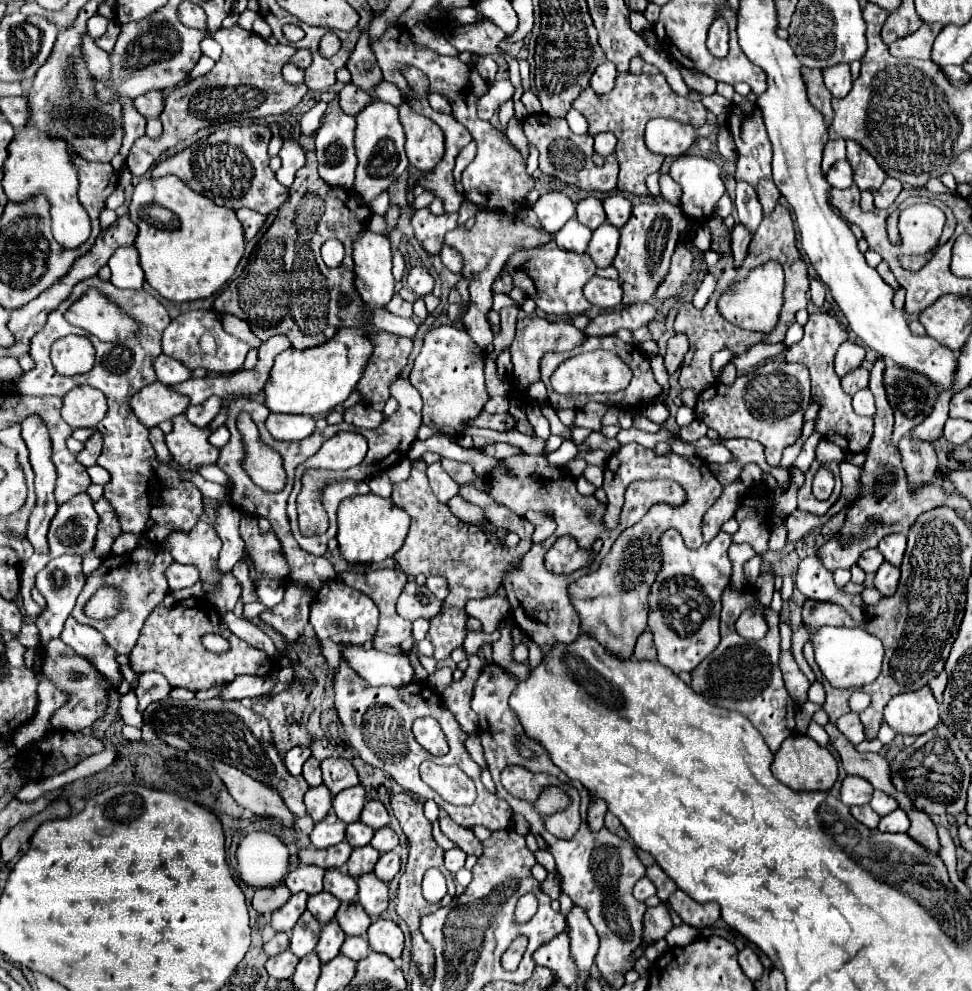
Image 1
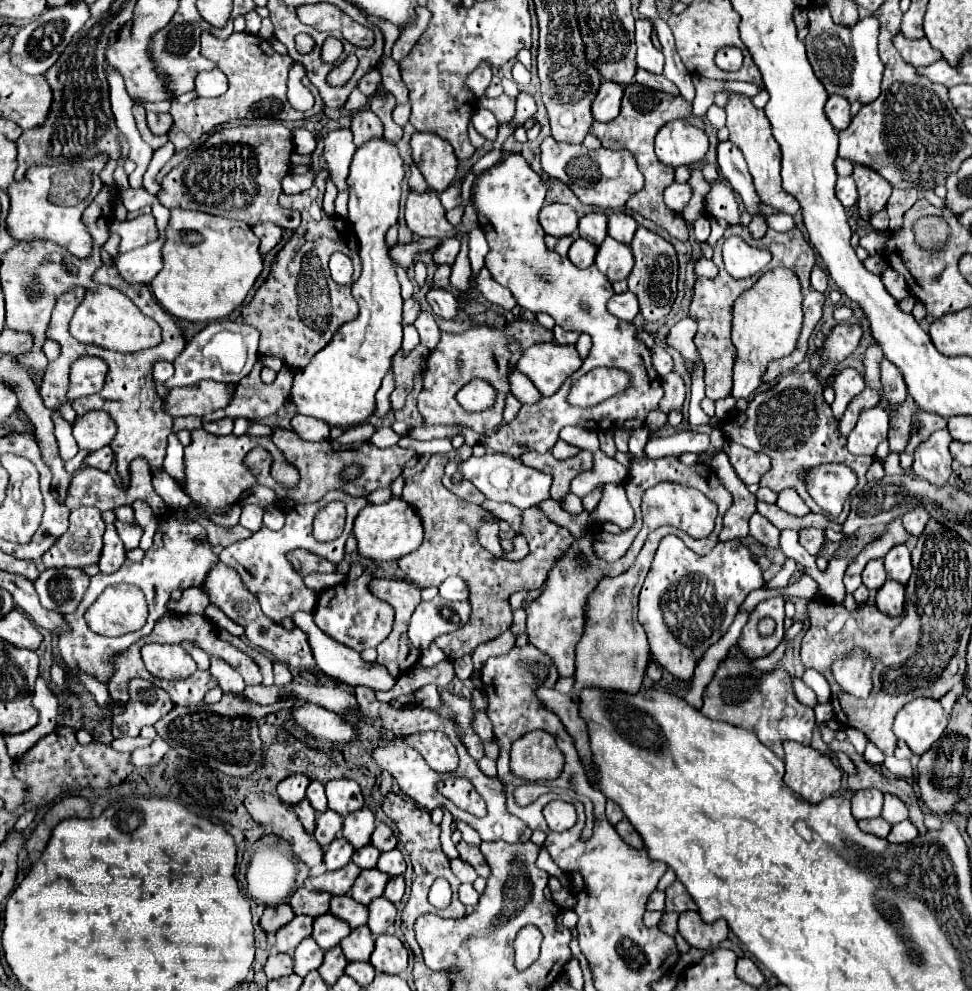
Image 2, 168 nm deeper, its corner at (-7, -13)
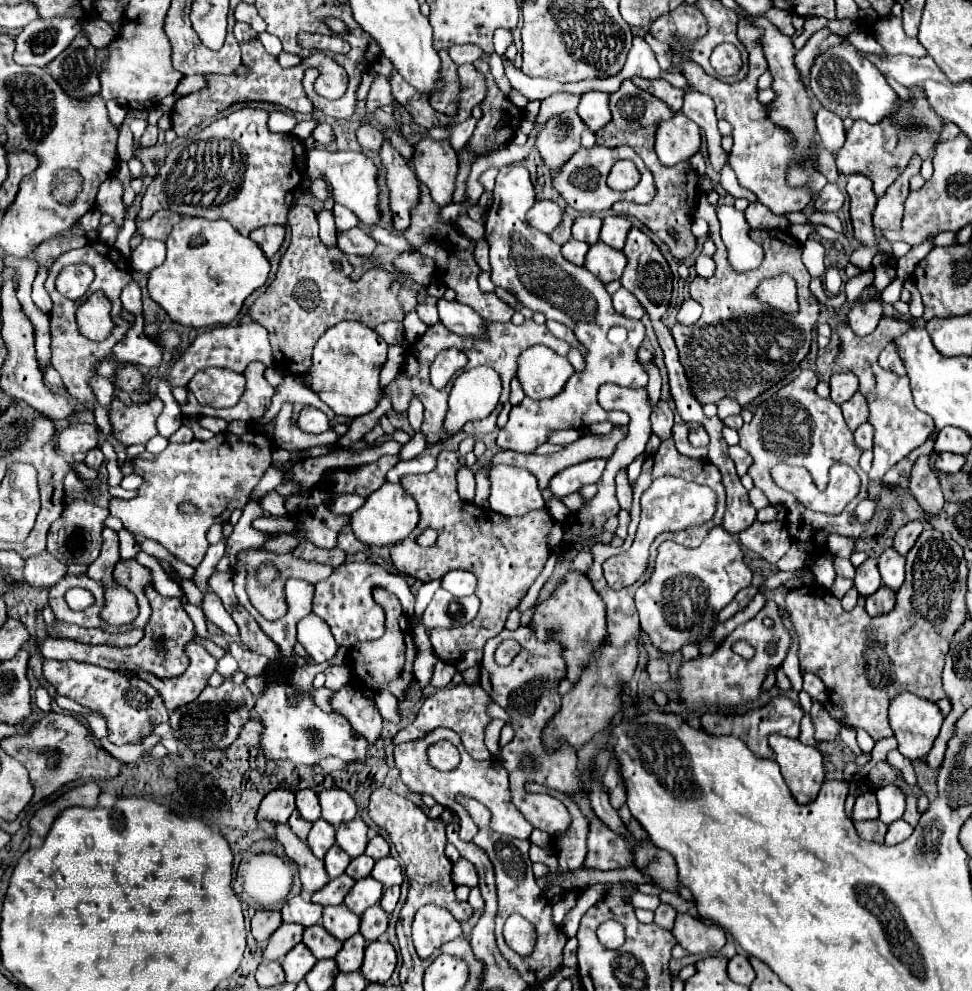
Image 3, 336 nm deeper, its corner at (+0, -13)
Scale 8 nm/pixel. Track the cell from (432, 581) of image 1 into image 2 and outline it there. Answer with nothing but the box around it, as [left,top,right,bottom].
[439,576,469,600]

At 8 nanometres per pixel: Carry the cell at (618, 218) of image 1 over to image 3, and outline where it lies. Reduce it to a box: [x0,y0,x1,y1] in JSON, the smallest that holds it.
[600,216,630,248]

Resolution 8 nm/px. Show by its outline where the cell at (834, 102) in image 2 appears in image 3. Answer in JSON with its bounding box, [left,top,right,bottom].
[816,108,844,154]

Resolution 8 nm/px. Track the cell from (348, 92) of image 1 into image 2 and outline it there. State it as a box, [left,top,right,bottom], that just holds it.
[351,110,383,146]

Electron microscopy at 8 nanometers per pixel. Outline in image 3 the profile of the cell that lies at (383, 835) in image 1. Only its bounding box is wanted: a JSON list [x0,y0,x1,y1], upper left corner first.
[372,856,402,888]

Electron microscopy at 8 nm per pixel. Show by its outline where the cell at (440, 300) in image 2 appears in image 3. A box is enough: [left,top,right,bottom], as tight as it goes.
[438,300,486,338]

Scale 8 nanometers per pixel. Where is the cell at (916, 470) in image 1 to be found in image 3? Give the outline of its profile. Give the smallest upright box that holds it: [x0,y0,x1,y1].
[894,520,924,556]

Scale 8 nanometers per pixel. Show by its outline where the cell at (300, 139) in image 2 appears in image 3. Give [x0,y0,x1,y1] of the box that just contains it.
[268,110,296,132]

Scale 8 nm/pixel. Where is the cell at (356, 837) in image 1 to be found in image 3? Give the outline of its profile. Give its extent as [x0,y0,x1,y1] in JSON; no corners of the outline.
[346,854,374,880]

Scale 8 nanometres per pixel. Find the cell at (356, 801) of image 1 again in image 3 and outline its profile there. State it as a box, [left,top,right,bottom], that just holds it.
[336,816,368,858]

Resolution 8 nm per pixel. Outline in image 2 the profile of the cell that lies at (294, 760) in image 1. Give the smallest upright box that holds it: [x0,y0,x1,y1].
[277,774,311,804]

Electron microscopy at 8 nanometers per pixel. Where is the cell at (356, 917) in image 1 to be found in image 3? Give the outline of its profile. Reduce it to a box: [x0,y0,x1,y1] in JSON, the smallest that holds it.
[336,934,366,972]

